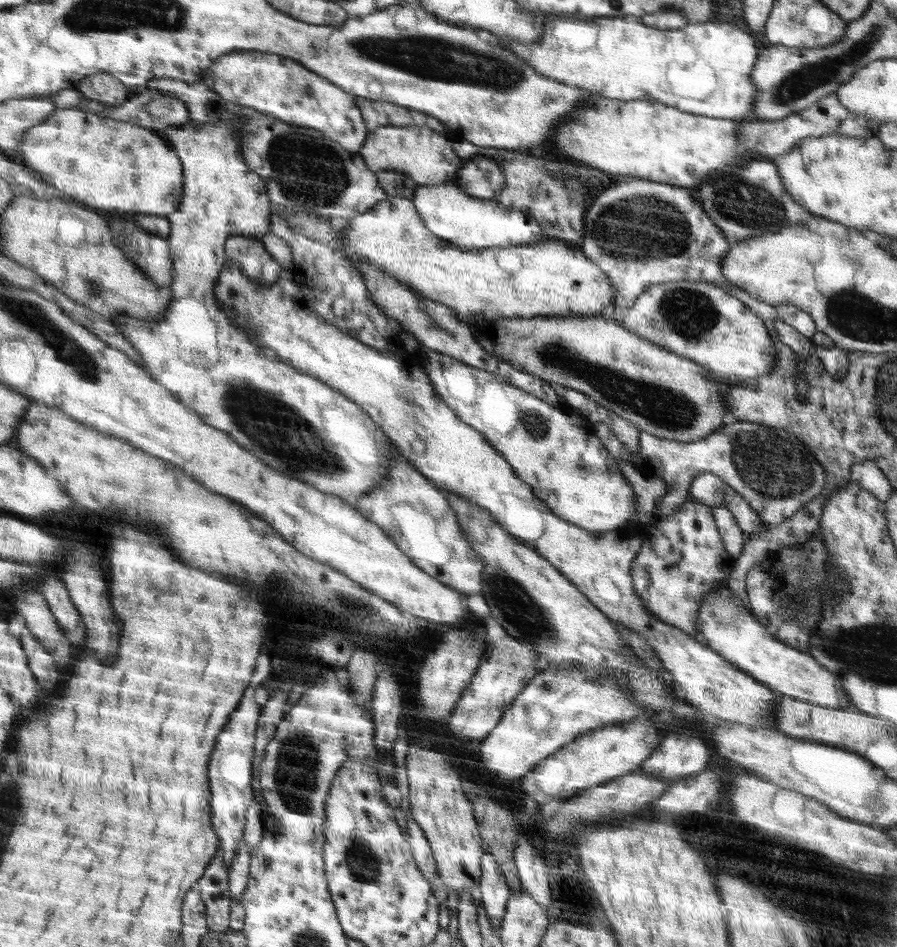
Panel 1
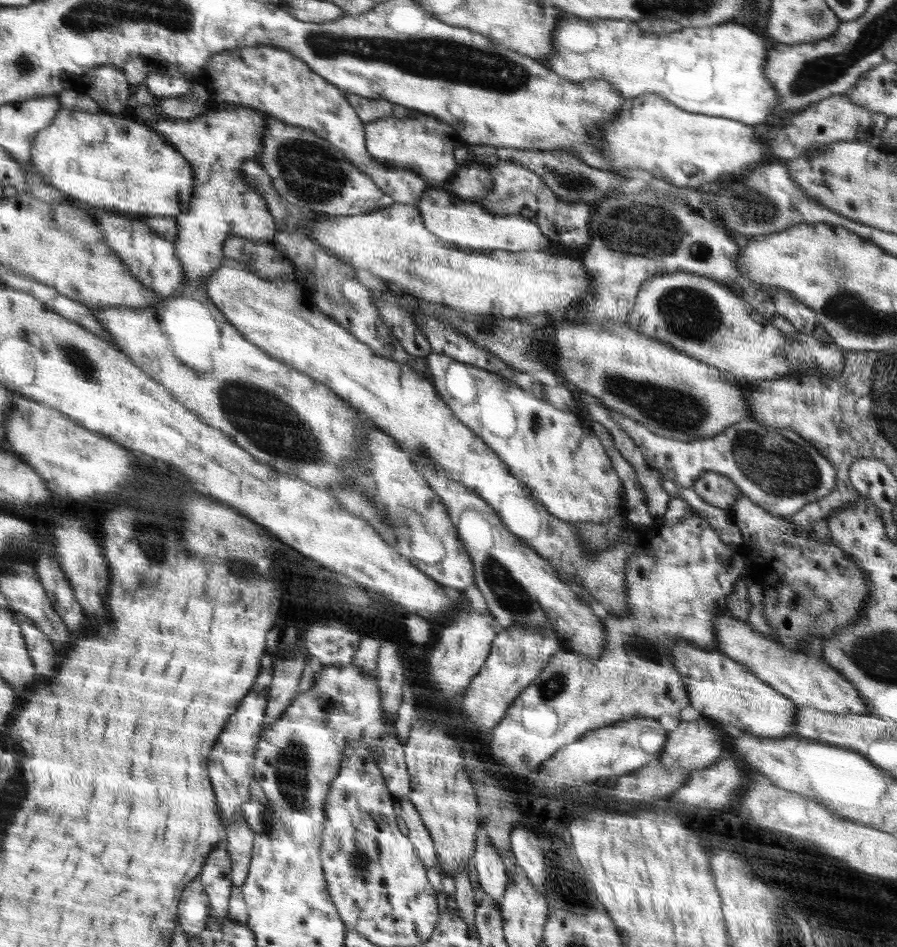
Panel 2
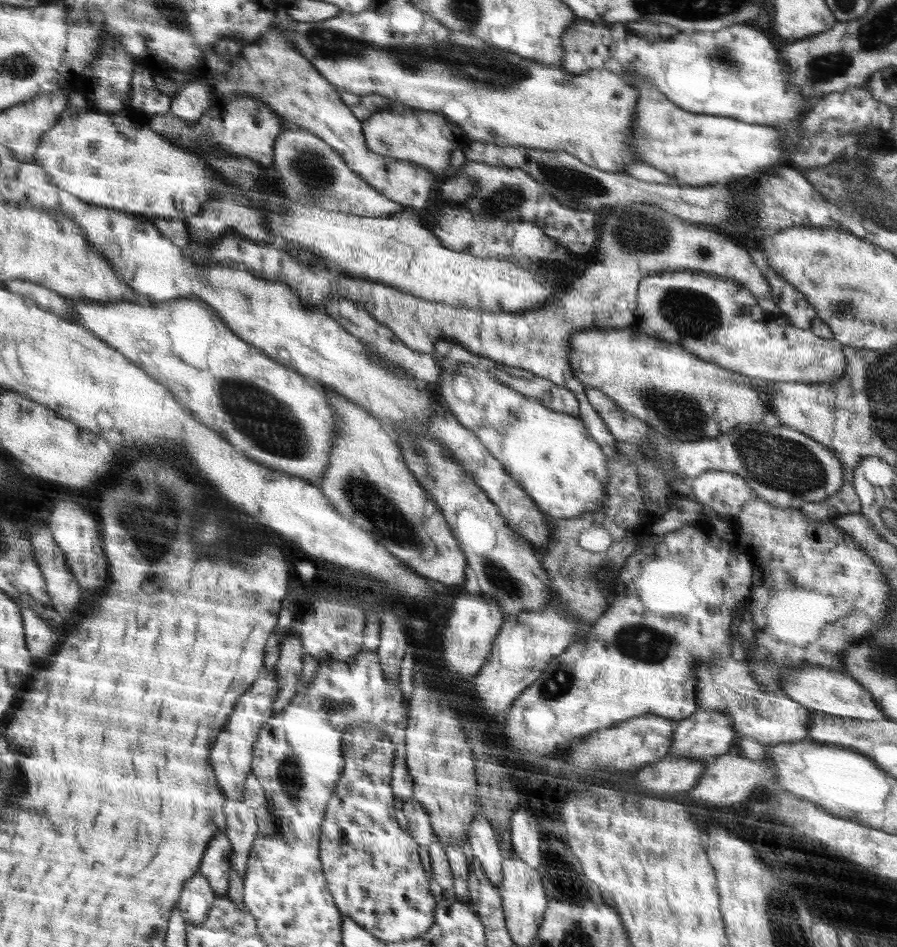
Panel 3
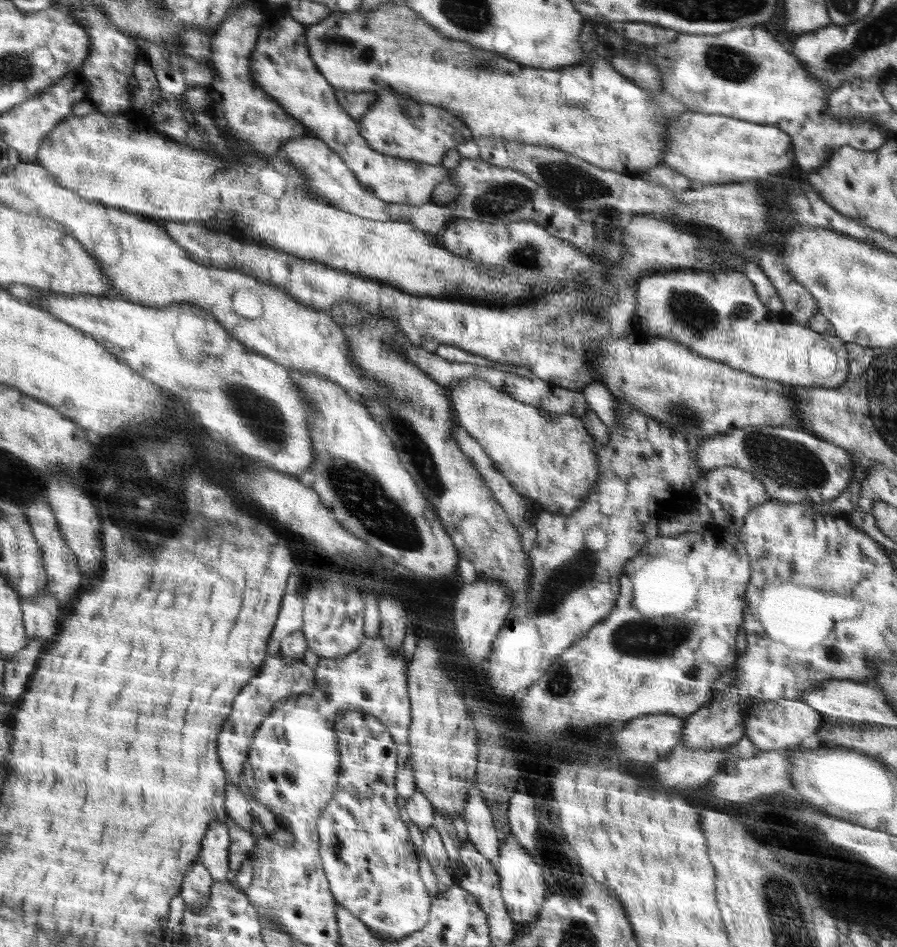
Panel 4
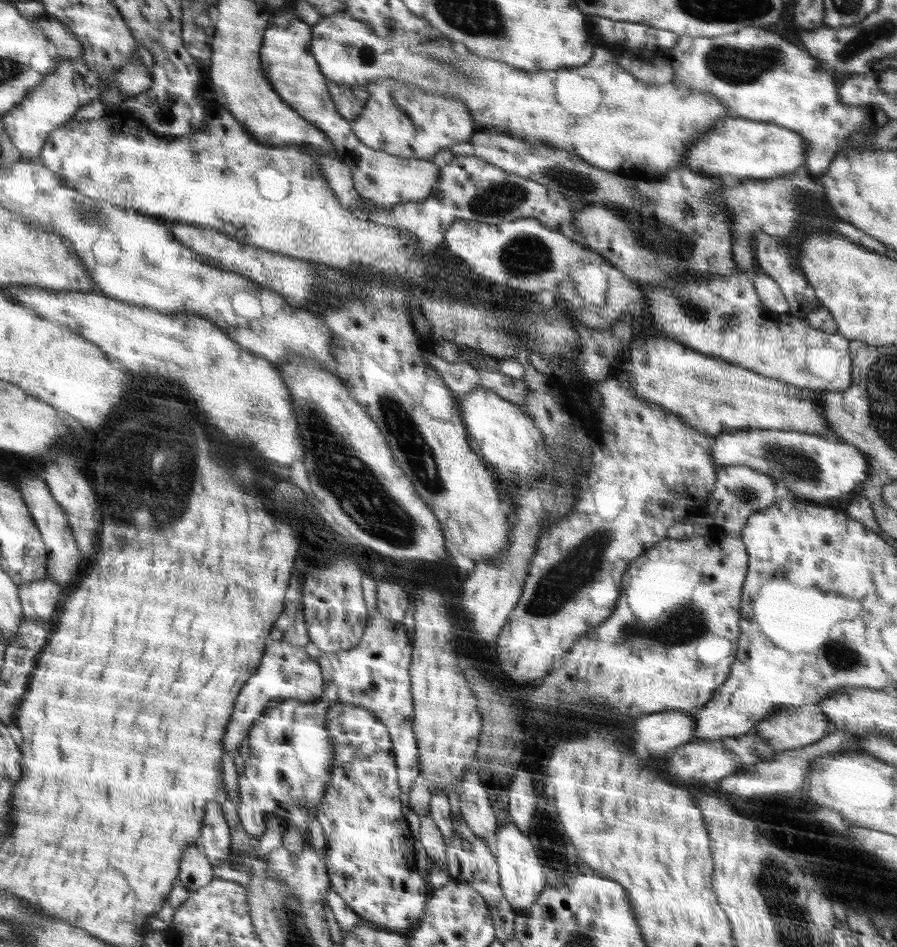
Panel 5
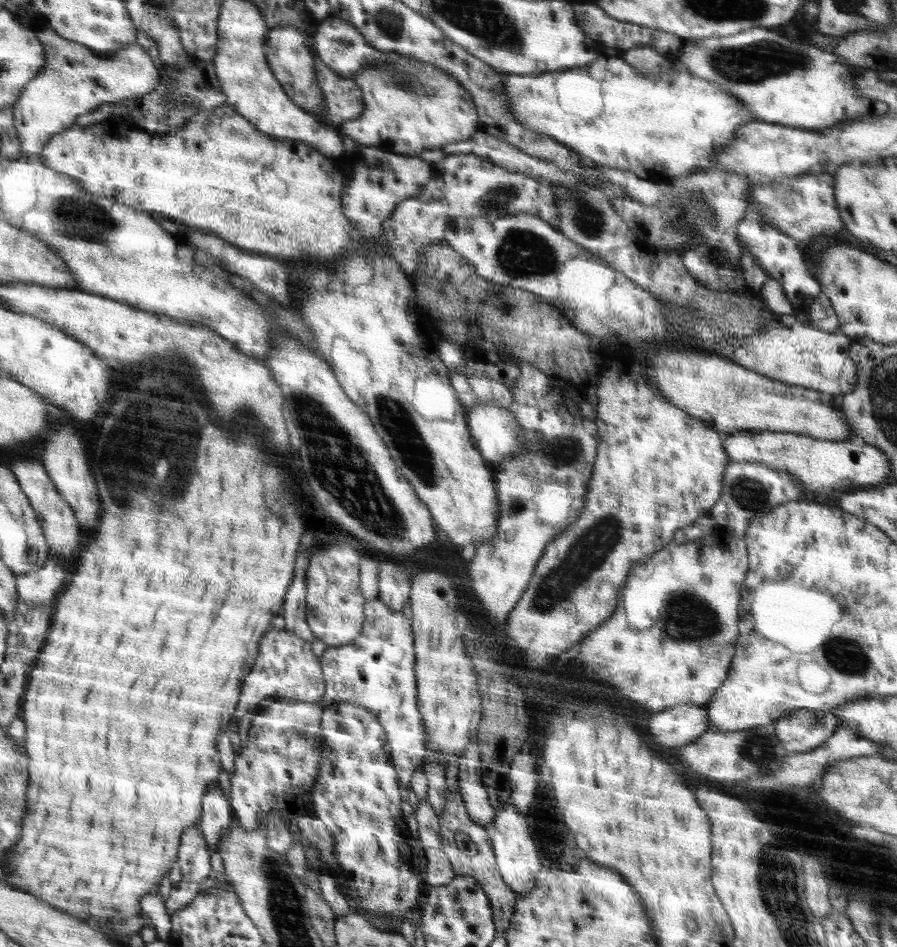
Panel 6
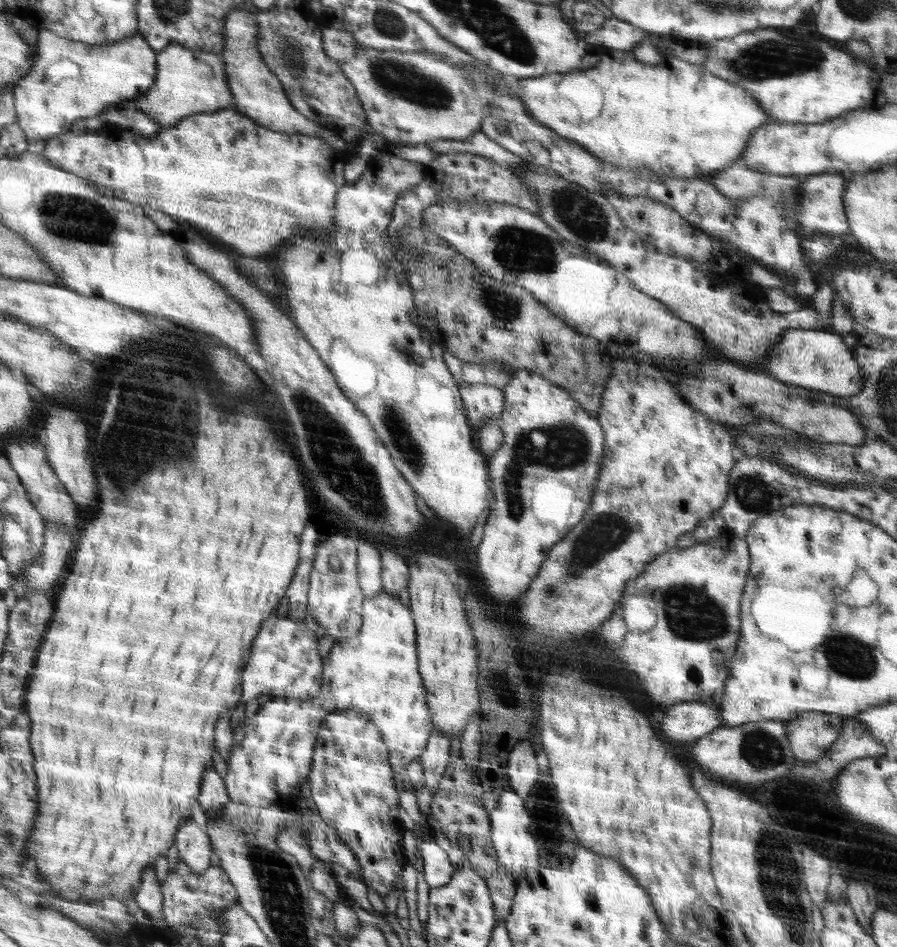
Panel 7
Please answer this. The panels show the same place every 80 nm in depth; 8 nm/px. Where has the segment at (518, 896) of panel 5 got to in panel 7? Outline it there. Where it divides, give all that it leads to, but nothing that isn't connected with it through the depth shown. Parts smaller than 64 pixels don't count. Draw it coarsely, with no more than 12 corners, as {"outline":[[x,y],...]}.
{"outline":[[507,786],[490,814],[497,859],[514,882],[538,866],[525,800]]}

